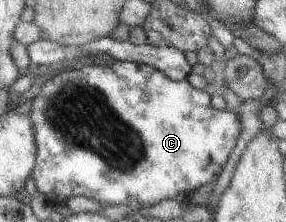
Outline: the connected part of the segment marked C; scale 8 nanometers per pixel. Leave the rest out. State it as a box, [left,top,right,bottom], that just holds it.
[30,60,241,206]

